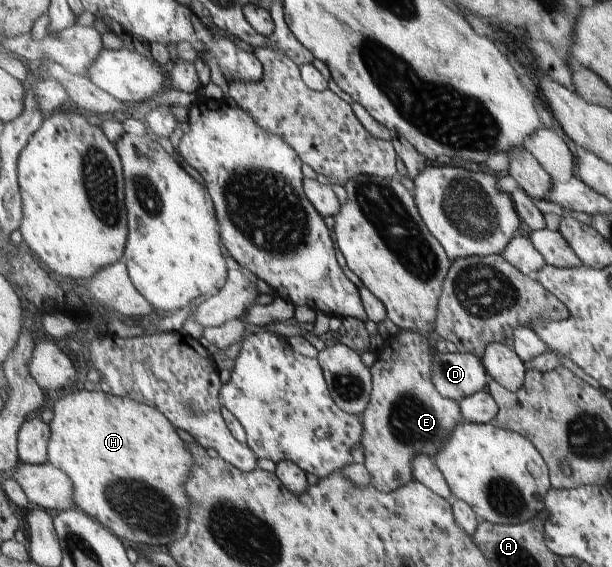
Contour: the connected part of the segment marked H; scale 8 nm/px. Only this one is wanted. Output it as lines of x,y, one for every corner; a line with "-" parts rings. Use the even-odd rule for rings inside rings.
83,389
59,398
53,413
49,460
73,479
73,502
78,508
96,517
116,536
140,546
166,549
187,533
191,498
185,484
189,481
195,458
189,444
178,434
178,427
161,410
132,397

